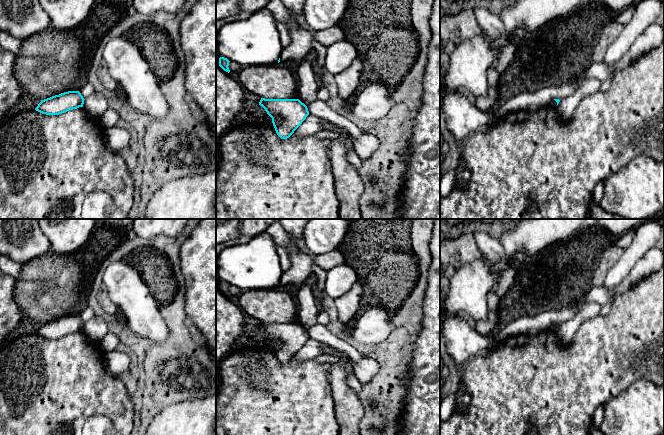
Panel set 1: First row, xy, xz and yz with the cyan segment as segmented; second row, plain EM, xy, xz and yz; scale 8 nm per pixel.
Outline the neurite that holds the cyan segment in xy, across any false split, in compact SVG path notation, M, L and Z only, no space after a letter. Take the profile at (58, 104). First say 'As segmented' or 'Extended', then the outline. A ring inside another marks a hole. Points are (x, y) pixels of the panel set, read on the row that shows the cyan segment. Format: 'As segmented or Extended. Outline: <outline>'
As segmented. Outline: M68 91L41 100L35 110L46 115L59 115L83 107L84 100L79 91Z

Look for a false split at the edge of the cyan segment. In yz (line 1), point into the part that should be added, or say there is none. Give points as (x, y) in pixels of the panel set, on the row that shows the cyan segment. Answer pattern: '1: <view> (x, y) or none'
1: none

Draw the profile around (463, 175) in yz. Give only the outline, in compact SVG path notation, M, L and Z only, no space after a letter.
M461 154L459 156L458 166L456 168L456 181L454 188L466 189L469 186L471 177L470 171L465 167Z

